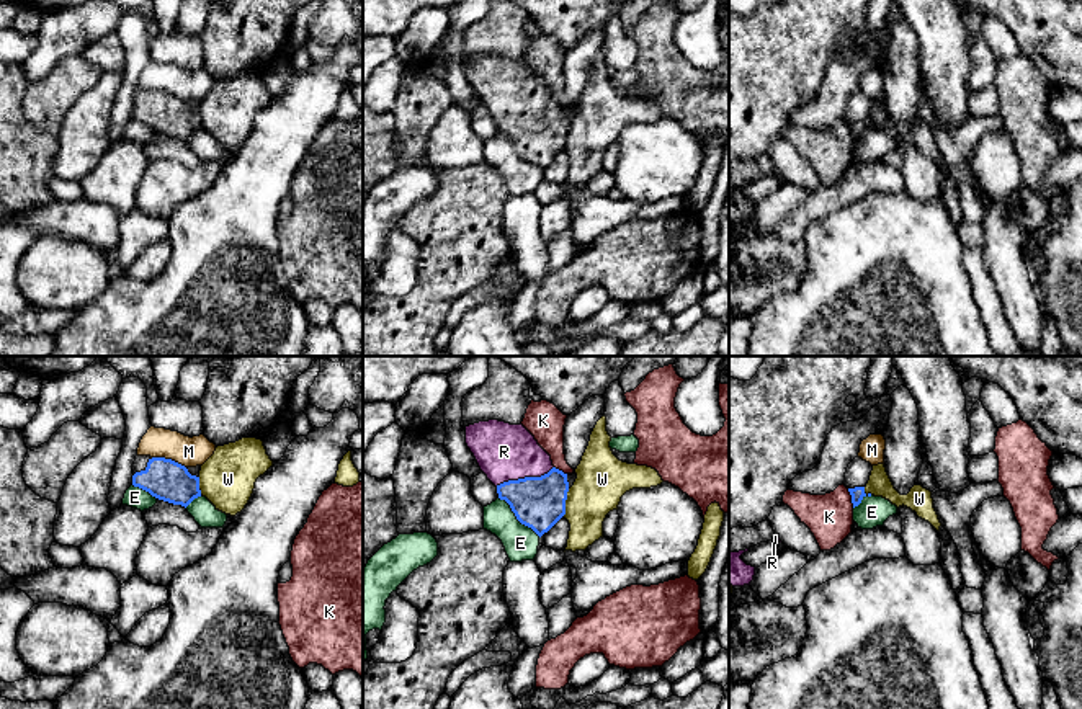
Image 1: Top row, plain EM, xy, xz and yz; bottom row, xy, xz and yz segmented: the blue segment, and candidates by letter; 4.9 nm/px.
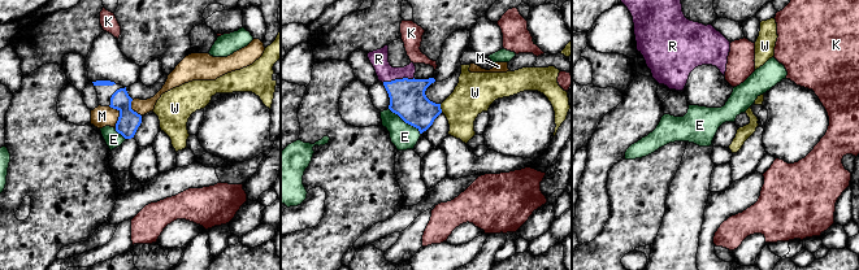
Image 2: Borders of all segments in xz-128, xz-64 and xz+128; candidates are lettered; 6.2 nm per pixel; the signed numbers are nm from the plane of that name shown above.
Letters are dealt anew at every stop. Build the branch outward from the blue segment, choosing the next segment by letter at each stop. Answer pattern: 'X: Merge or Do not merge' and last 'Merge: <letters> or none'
E: Do not merge
K: Do not merge
M: Do not merge
R: Merge
W: Do not merge
Merge: R

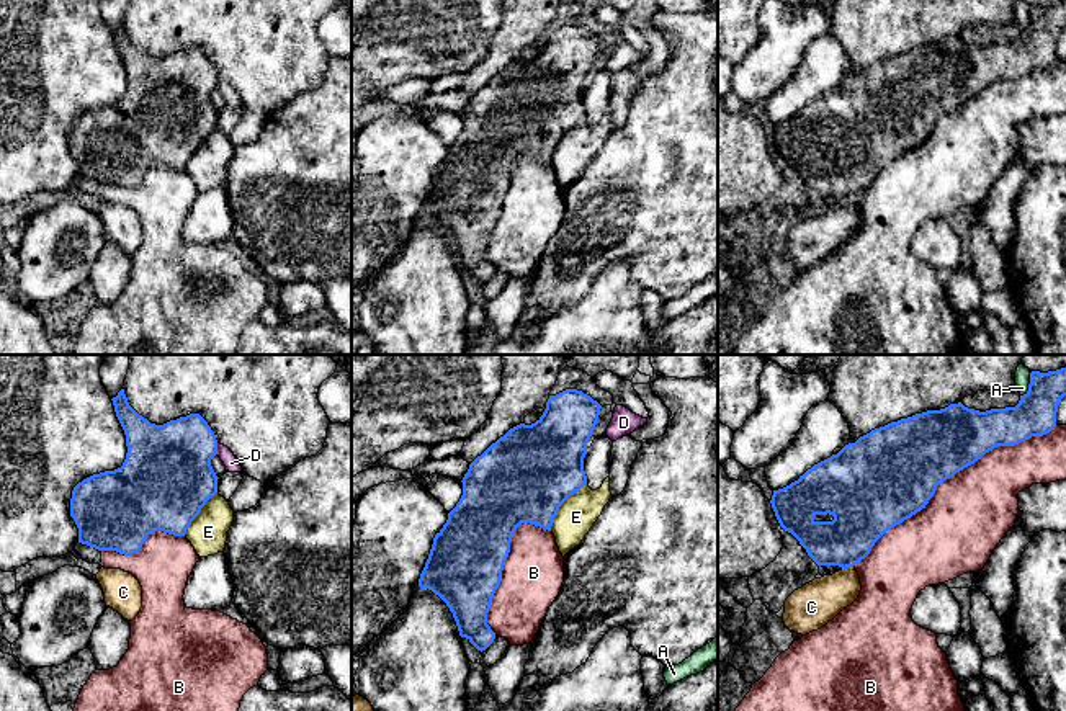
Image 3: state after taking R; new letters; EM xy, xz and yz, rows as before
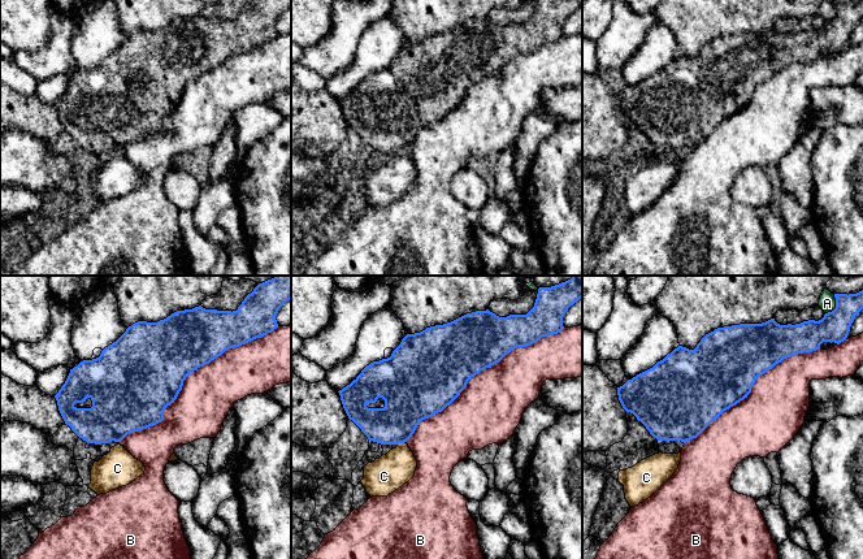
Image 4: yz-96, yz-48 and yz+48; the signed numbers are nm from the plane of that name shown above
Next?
A: Do not merge
B: Do not merge
C: Do not merge
D: Do not merge
E: Do not merge
Merge: none

